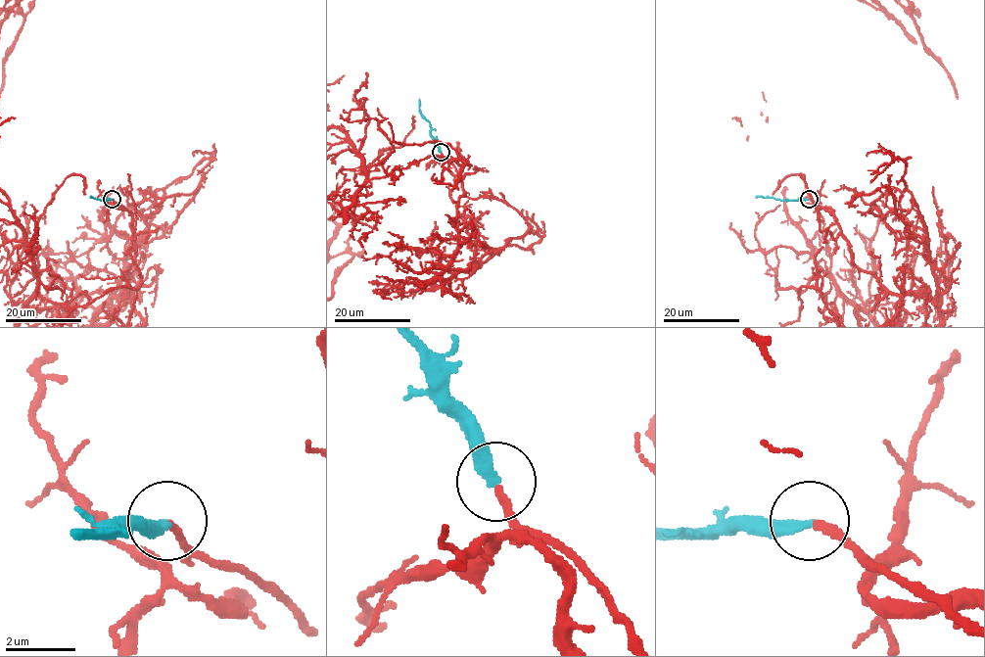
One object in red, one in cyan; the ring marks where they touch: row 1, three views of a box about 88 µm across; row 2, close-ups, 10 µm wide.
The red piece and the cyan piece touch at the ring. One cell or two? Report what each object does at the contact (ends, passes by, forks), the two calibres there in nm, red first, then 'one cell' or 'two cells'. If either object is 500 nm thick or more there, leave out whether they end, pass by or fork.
red ends; cyan ends; calibres 200 and 320 nm; one cell

